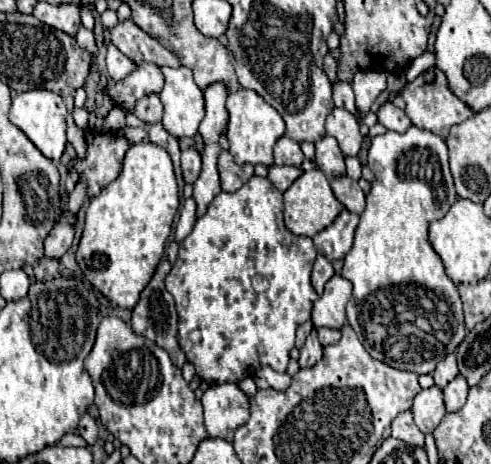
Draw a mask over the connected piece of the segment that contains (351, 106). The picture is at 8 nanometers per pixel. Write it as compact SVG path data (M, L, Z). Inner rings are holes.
M344 80L334 82L334 86L332 86L332 96L334 96L334 106L336 106L336 108L346 108L348 112L354 112L354 110L356 110L352 86L350 86L350 84L344 84Z

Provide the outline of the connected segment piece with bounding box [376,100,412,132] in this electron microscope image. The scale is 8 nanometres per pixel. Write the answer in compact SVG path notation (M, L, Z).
M390 100L378 108L376 116L378 116L378 122L382 122L388 130L394 130L394 132L404 132L412 124L410 118L404 114L404 110L396 108Z

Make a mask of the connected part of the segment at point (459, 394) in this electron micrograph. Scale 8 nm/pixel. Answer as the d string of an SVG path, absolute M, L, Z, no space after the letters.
M462 376L454 378L446 388L444 388L444 404L446 404L446 412L458 412L464 402L466 402L466 394L468 394L468 384Z

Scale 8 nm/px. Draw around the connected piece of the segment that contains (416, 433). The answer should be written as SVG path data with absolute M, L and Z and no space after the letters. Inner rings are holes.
M402 412L394 418L392 436L398 440L404 440L404 444L424 446L424 434L416 428L416 424L412 420L412 412Z

